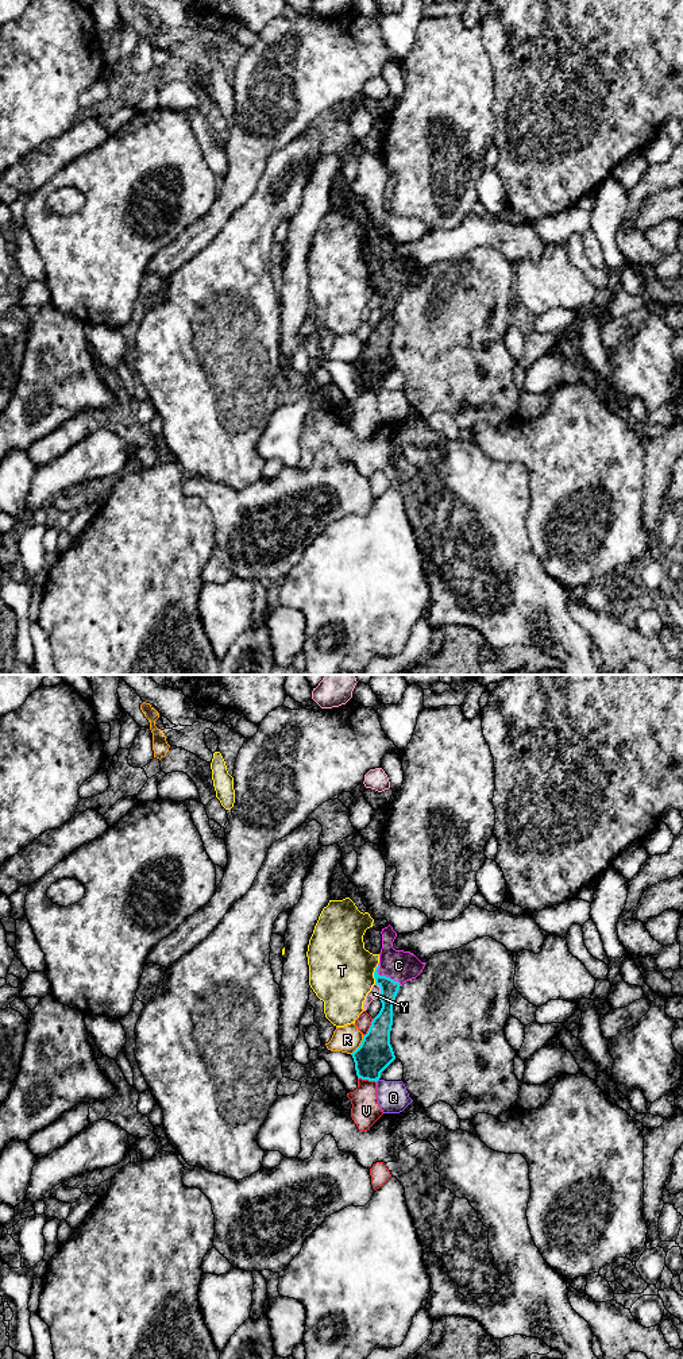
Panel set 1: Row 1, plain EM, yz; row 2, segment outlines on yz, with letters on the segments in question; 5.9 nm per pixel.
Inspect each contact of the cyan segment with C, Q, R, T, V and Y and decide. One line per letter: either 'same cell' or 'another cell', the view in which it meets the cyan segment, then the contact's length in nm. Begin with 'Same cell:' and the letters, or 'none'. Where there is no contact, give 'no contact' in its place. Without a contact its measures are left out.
Same cell: C
C: same cell; contact in yz; length 190 nm
Q: another cell; contact in yz; length 30 nm
R: another cell; contact in yz; length 140 nm
T: another cell; contact in yz; length 110 nm
V: another cell; contact in yz; length 120 nm
Y: another cell; contact in yz; length 100 nm

